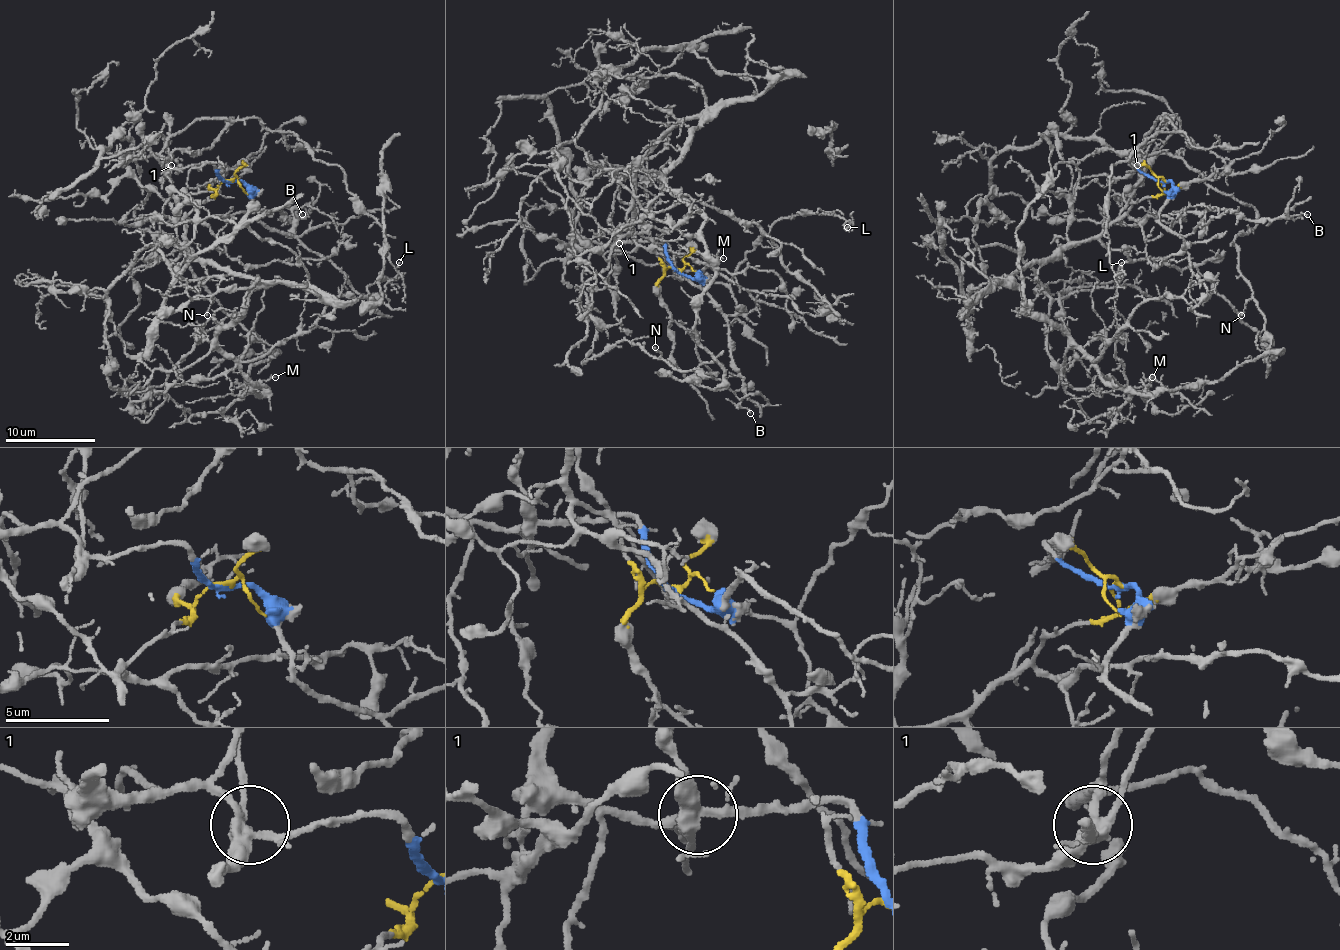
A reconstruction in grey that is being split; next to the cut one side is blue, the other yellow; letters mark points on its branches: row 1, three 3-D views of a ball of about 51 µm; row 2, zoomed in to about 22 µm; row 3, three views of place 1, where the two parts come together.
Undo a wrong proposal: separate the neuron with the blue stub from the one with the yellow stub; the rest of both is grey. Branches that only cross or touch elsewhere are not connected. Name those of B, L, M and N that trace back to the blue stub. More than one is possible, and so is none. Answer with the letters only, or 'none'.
L, N

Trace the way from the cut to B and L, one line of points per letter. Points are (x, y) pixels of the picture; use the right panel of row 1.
B: (1164, 181), (1160, 195), (1142, 197), (1131, 208), (1131, 217), (1142, 221), (1207, 210), (1261, 219), (1308, 215)
L: (1164, 181), (1133, 163), (1157, 118), (1178, 130), (1151, 136), (1113, 165), (1106, 230), (1117, 273), (1122, 262)

